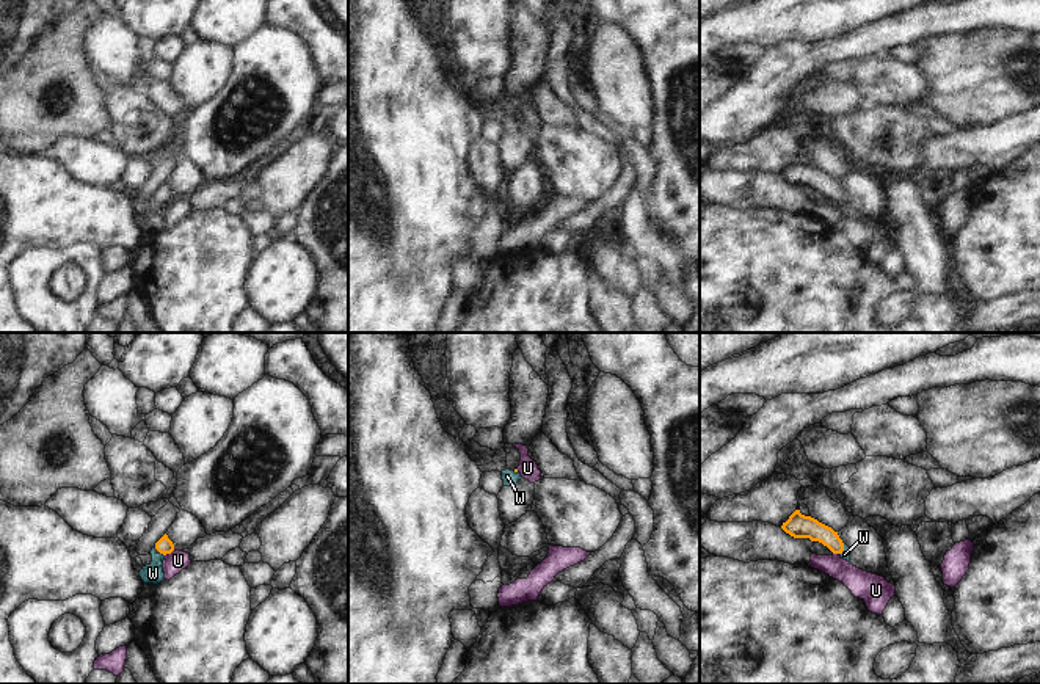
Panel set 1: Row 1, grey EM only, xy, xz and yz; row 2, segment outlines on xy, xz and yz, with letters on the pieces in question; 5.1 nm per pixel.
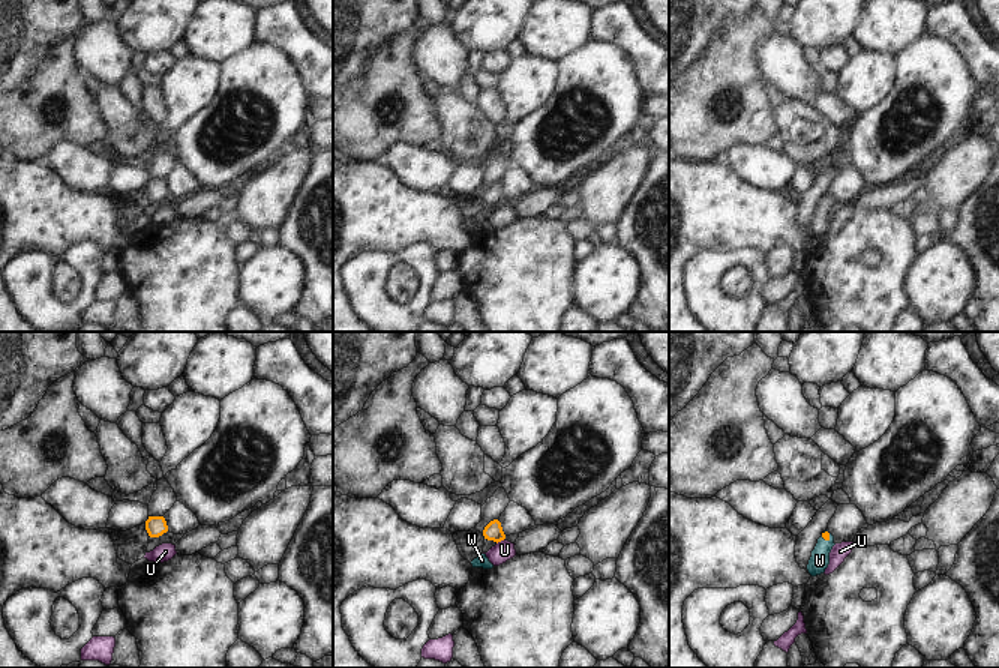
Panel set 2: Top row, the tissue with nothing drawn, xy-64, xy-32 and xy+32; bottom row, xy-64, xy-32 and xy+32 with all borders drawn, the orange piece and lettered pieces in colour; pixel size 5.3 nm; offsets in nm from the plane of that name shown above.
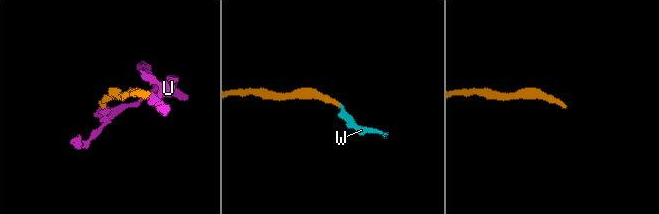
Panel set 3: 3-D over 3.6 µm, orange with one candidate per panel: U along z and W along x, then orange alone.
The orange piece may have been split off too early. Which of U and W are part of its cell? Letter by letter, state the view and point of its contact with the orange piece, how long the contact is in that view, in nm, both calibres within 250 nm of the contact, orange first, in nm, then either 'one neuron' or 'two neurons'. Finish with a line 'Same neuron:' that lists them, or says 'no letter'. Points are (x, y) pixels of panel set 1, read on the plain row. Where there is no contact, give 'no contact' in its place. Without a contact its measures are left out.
U: contact xy (168, 201); length 60 nm; calibres 80 and 110 nm; two neurons
W: contact xy (156, 196); length 30 nm; calibres 80 and 100 nm; one neuron
Same neuron: W

